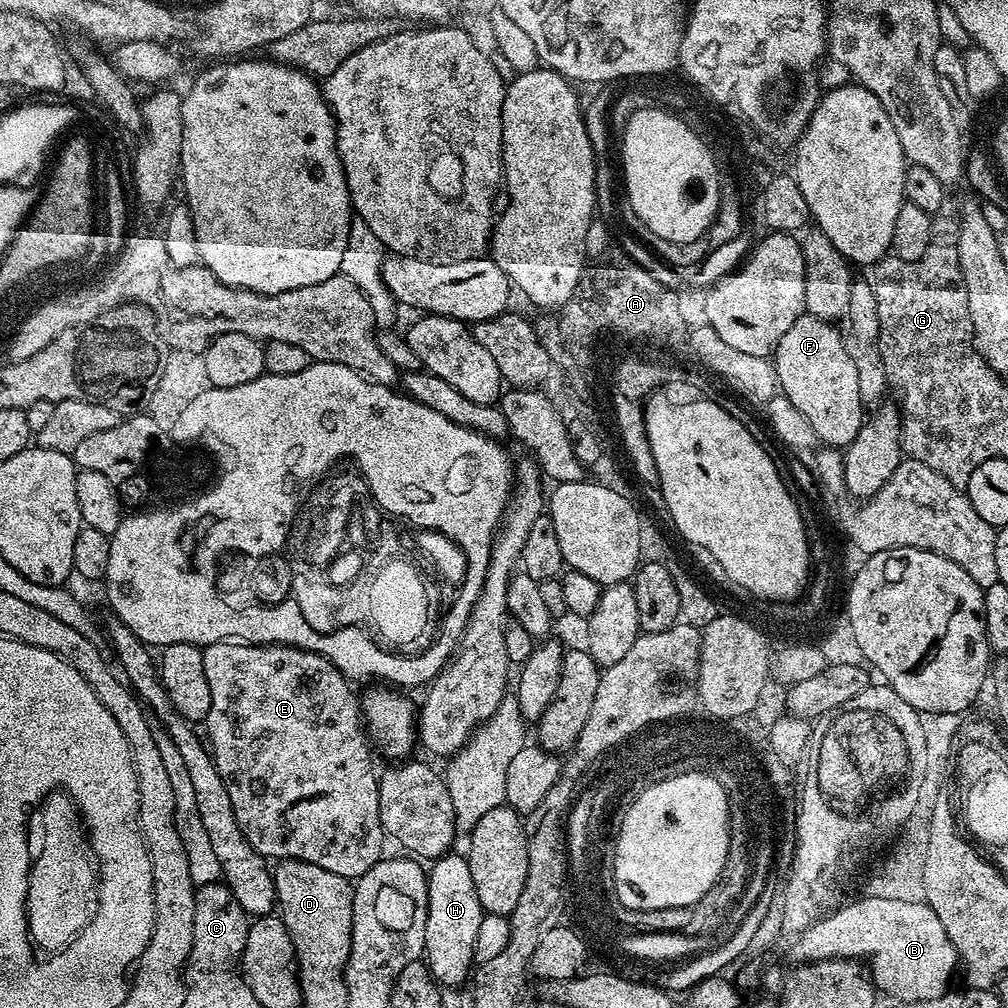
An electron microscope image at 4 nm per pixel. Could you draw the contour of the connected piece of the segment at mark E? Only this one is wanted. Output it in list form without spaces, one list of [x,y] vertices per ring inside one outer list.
[[[221,642],[218,644],[207,645],[203,649],[204,665],[206,666],[206,682],[210,682],[210,714],[206,721],[208,727],[208,740],[206,736],[206,744],[212,754],[212,761],[218,766],[218,774],[222,774],[222,782],[226,786],[226,794],[230,794],[230,806],[234,810],[234,818],[238,822],[238,826],[242,830],[242,834],[250,842],[250,846],[254,846],[254,850],[259,856],[271,858],[273,861],[281,860],[301,860],[302,862],[310,862],[314,866],[322,866],[322,870],[330,870],[330,874],[338,874],[349,878],[360,877],[370,870],[375,863],[381,860],[384,851],[384,840],[386,841],[386,833],[380,825],[380,807],[378,806],[378,798],[380,797],[380,782],[378,779],[377,769],[372,769],[372,752],[369,737],[366,735],[366,724],[362,719],[362,702],[358,696],[352,693],[353,685],[350,683],[349,677],[342,674],[339,667],[335,668],[330,661],[324,656],[319,656],[316,652],[307,652],[307,647],[293,646],[290,644],[245,644],[243,642]]]

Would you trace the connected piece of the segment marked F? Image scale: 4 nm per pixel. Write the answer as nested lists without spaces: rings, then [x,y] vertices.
[[[799,316],[794,326],[782,334],[774,363],[779,391],[798,408],[798,414],[810,422],[817,441],[844,450],[866,423],[866,405],[859,398],[857,371],[846,352],[841,329],[836,328],[839,327],[835,323],[816,316]]]

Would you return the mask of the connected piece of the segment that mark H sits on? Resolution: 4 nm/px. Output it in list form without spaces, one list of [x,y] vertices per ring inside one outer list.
[[[449,854],[440,857],[427,869],[427,876],[429,902],[423,955],[437,984],[444,988],[459,989],[460,983],[463,980],[465,983],[473,971],[476,959],[474,942],[478,942],[478,926],[482,926],[482,918],[486,913],[484,907],[478,902],[478,890],[474,890],[474,874],[470,874],[470,866],[463,855]]]

